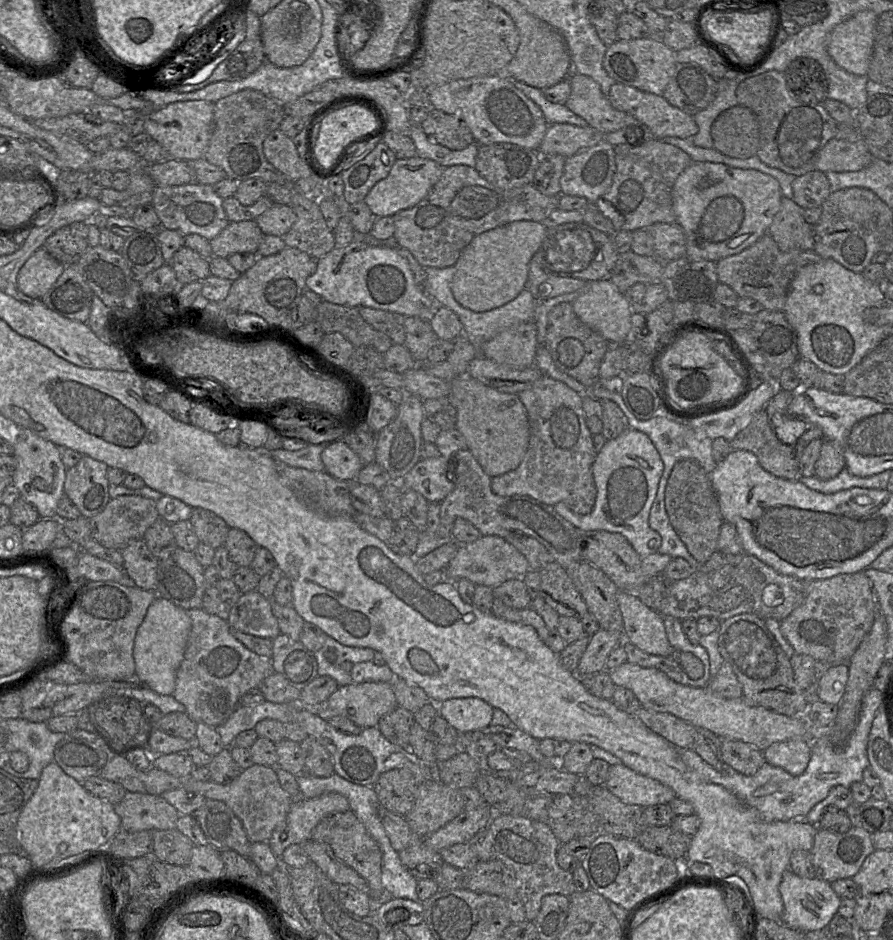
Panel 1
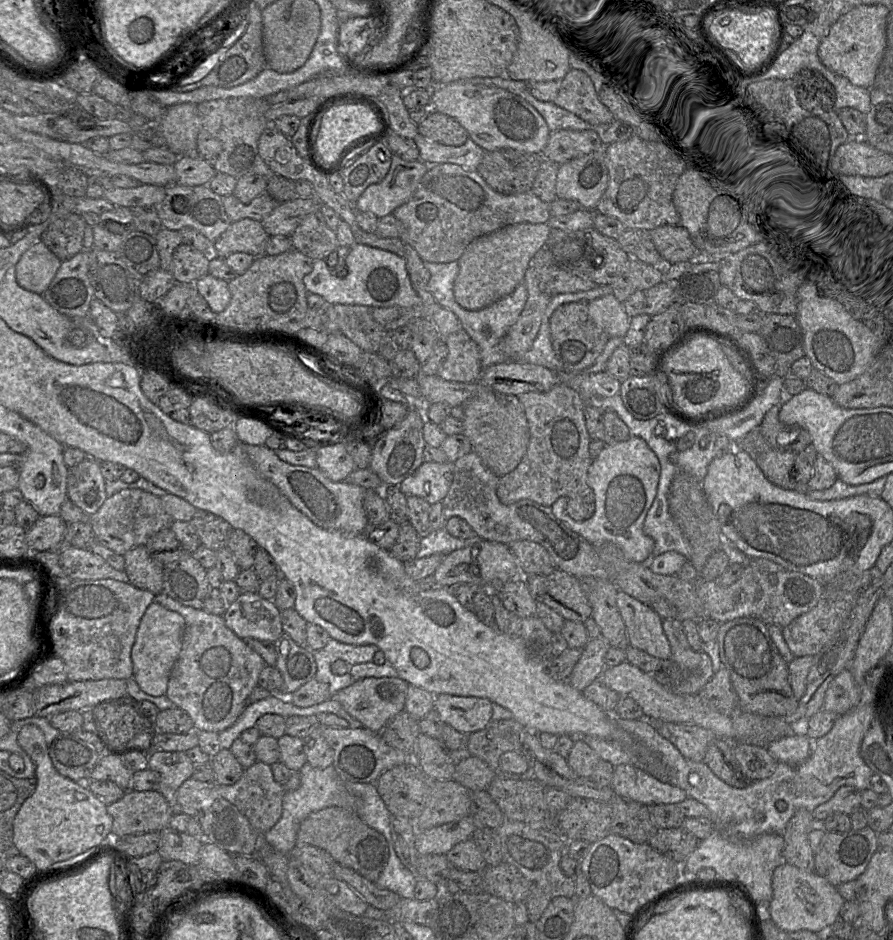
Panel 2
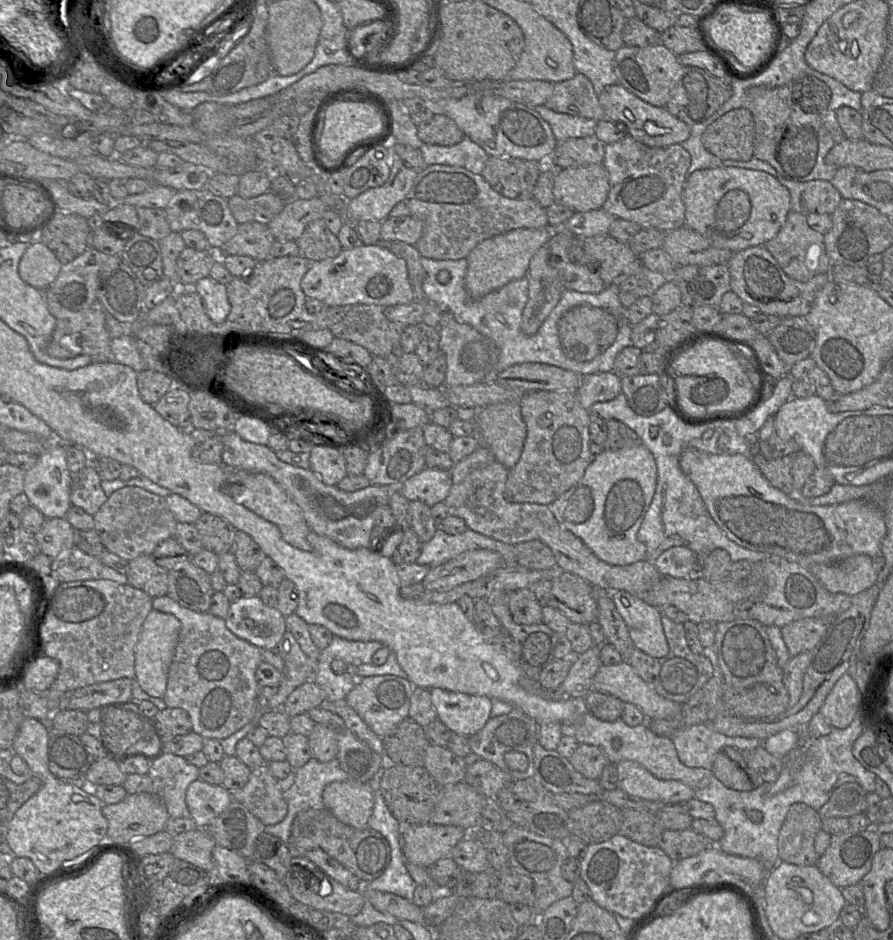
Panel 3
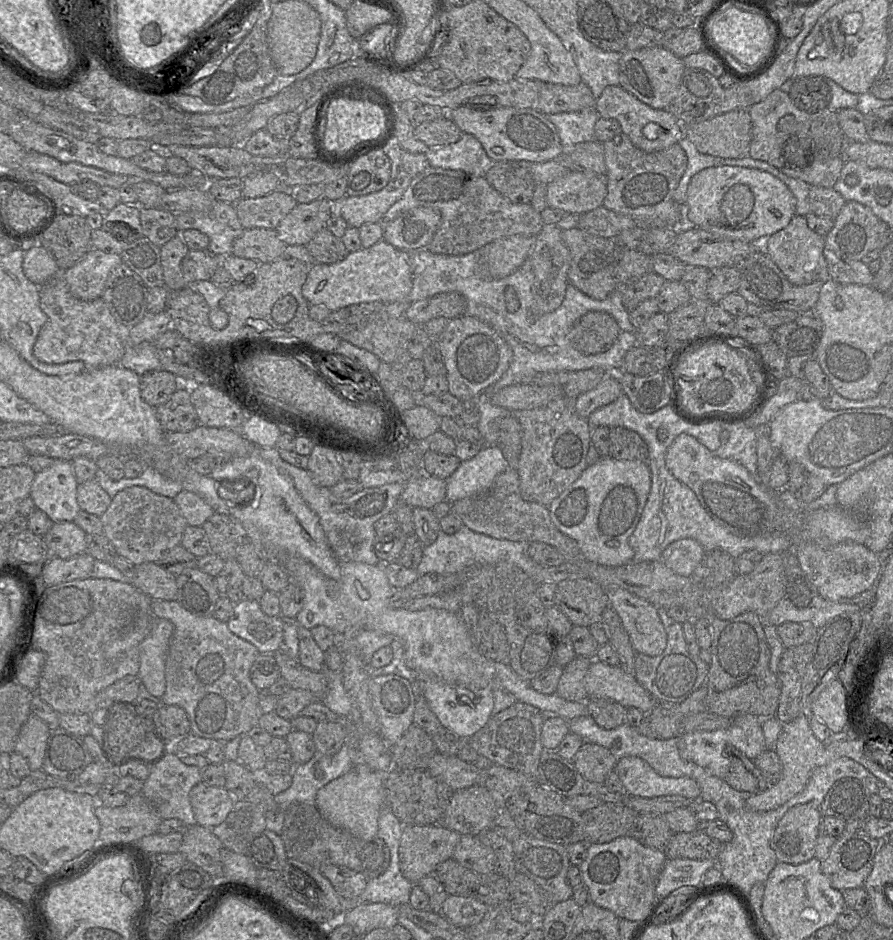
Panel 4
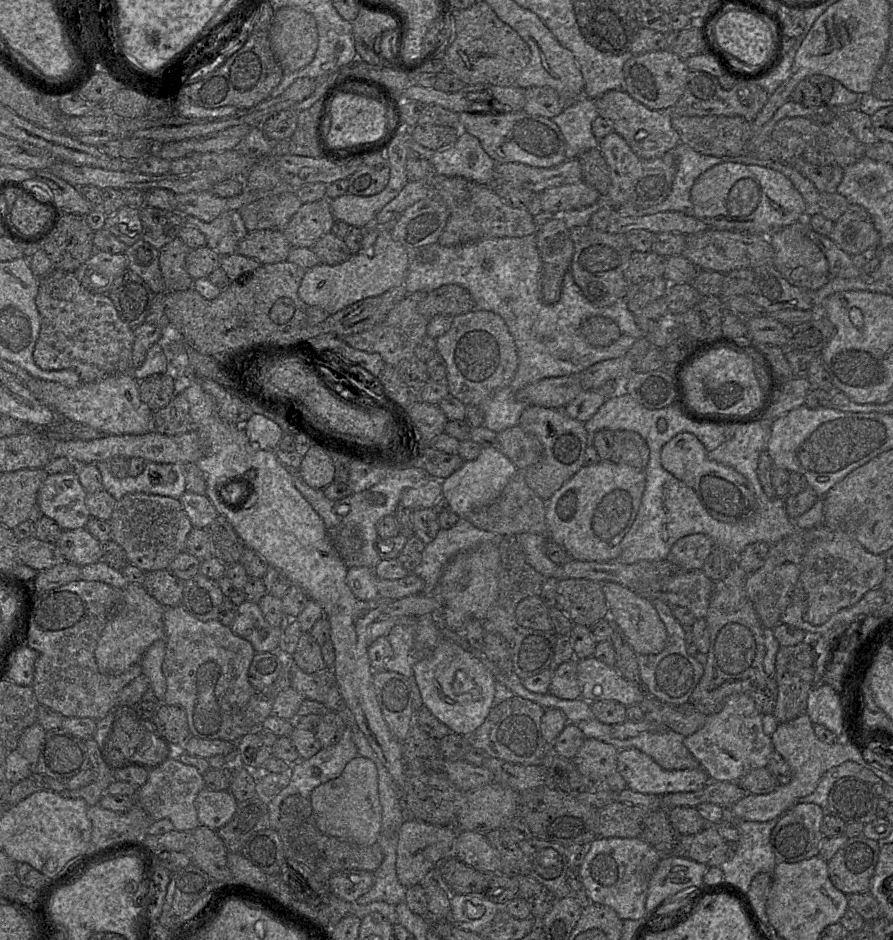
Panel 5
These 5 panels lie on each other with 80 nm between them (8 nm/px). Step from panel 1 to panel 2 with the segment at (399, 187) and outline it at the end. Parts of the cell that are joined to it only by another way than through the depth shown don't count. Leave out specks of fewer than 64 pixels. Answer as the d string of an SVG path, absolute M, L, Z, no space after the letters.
M392 156L390 169L378 184L369 186L354 203L356 212L365 212L382 218L407 202L428 170L421 160L405 161Z

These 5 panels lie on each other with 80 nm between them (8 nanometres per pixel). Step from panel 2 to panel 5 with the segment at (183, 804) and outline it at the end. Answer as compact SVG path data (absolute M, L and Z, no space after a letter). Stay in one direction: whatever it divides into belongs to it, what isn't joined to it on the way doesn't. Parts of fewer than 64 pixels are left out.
M204 787L195 800L200 825L218 830L233 816L237 800L229 790L214 791Z

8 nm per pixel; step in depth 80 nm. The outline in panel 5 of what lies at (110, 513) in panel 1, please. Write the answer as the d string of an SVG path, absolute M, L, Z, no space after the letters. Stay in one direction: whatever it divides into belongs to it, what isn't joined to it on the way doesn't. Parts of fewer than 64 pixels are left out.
M145 493L125 494L116 502L112 515L107 521L111 527L111 540L124 549L128 563L138 567L145 573L169 570L174 558L185 551L187 535L193 528L179 499Z

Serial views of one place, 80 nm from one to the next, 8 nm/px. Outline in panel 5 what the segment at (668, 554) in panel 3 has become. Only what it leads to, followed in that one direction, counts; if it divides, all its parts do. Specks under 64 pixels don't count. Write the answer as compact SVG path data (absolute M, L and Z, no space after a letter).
M693 534L676 541L667 559L683 571L702 570L714 548L715 545L708 536Z

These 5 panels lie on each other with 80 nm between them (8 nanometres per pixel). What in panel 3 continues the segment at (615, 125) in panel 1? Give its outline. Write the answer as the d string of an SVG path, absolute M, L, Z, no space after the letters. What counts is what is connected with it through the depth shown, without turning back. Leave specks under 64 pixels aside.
M576 73L571 79L553 84L553 92L544 104L548 109L597 122L605 119L598 95L585 75Z

